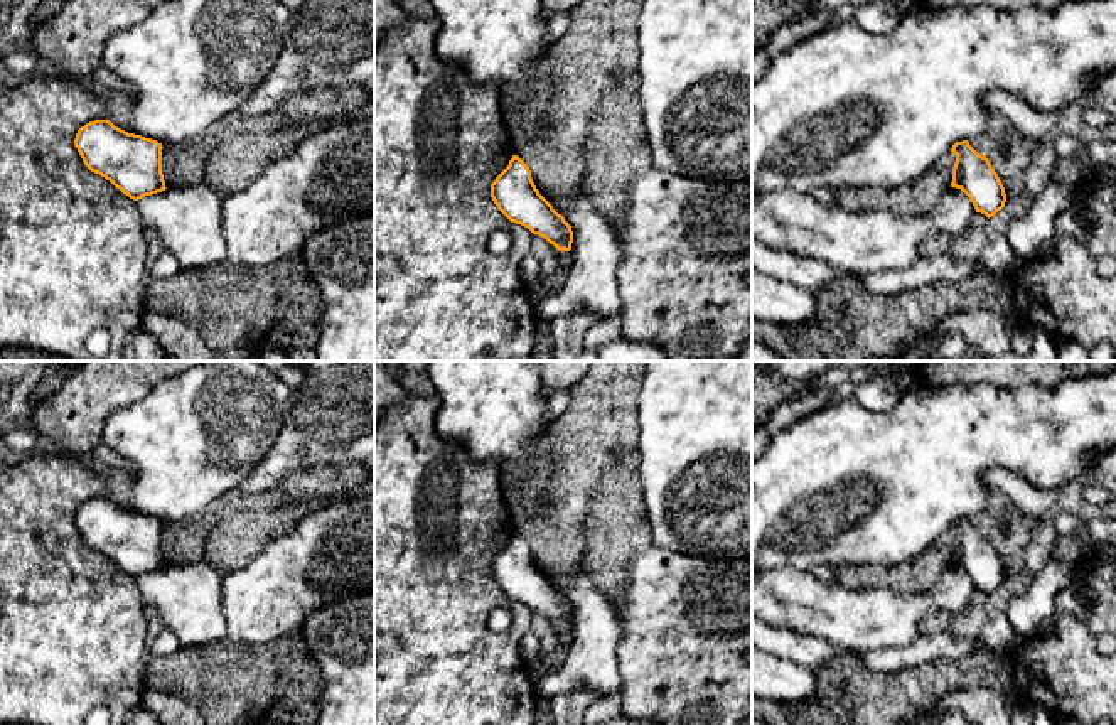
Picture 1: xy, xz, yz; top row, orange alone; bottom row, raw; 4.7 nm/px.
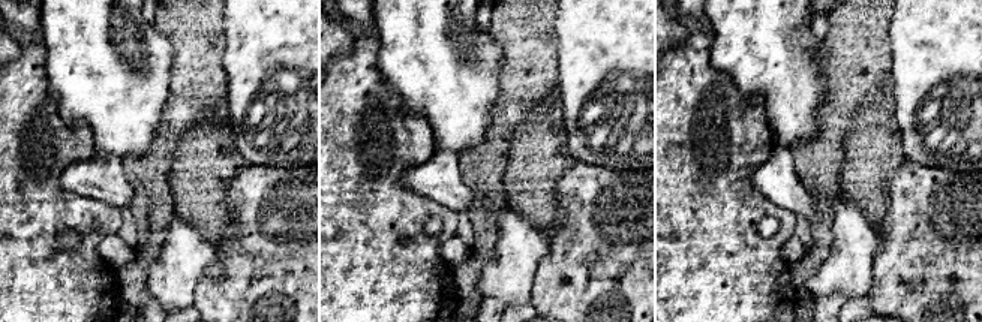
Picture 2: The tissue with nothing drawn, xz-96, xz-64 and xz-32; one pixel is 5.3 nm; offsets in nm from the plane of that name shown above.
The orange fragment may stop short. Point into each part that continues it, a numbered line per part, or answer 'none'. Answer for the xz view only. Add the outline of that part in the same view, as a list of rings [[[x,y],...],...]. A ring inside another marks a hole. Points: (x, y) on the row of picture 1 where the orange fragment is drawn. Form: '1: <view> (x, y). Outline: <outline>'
none

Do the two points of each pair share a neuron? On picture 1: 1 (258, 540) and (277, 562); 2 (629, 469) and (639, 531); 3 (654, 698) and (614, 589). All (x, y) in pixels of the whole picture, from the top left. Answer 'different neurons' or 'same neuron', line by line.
1: different neurons
2: same neuron
3: different neurons

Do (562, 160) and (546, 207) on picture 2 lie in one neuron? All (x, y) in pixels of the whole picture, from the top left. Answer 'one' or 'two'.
one

